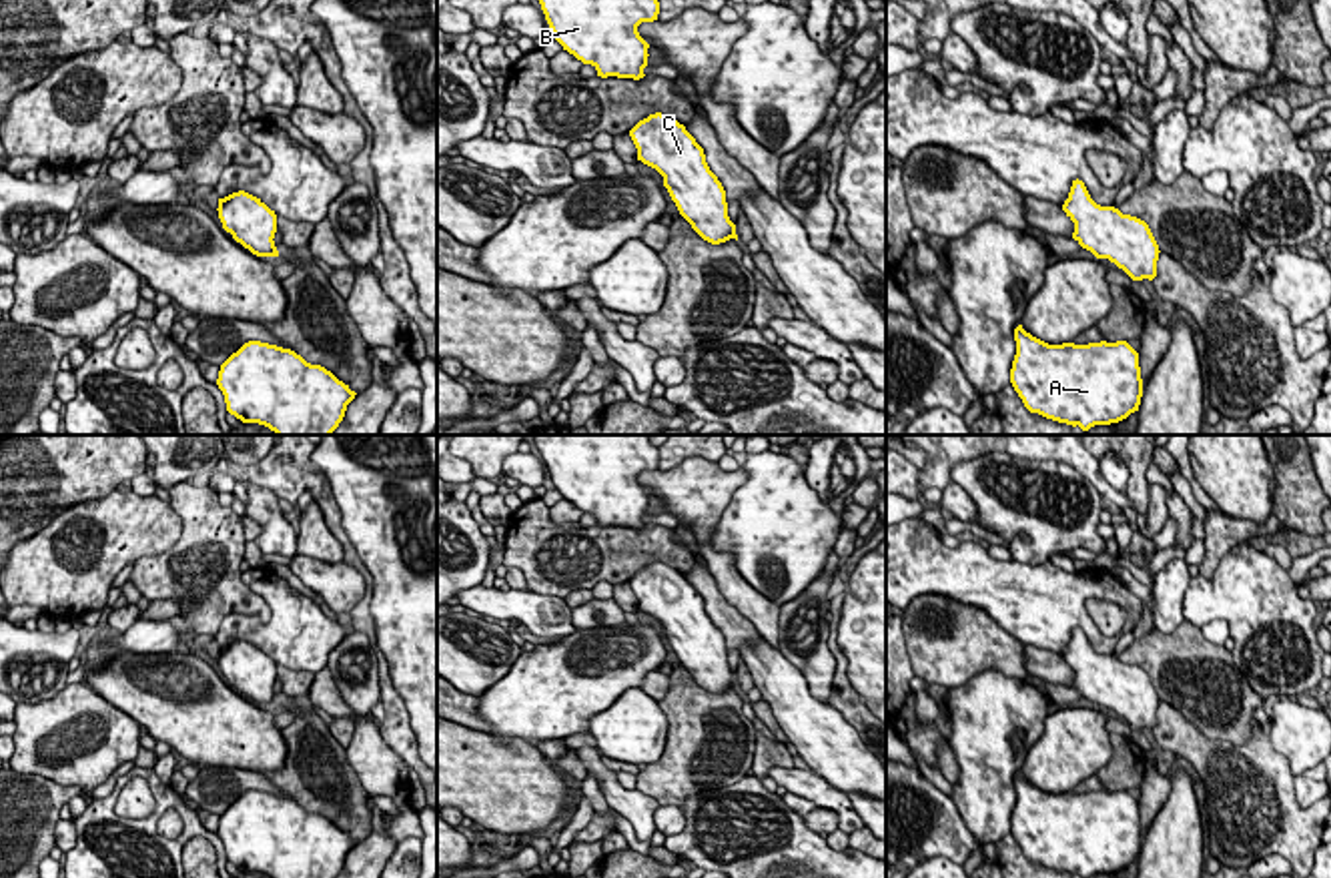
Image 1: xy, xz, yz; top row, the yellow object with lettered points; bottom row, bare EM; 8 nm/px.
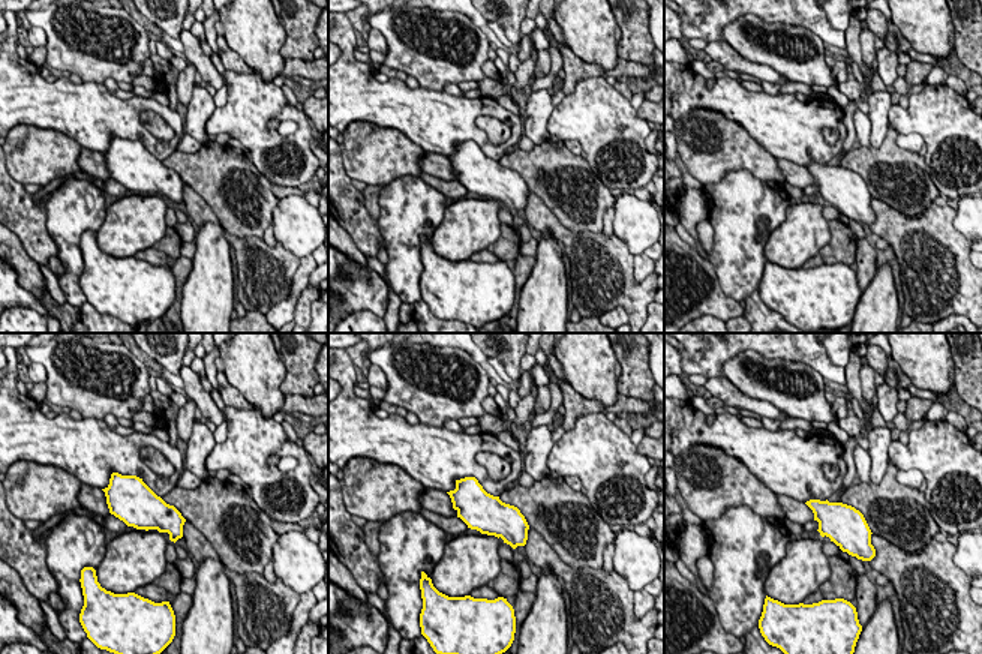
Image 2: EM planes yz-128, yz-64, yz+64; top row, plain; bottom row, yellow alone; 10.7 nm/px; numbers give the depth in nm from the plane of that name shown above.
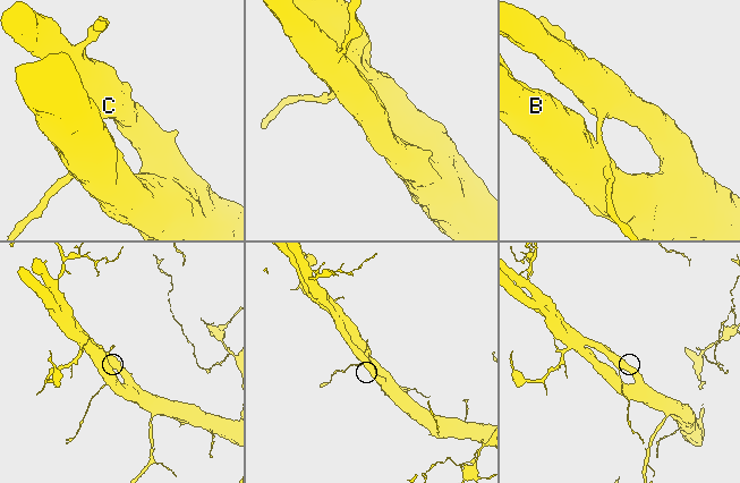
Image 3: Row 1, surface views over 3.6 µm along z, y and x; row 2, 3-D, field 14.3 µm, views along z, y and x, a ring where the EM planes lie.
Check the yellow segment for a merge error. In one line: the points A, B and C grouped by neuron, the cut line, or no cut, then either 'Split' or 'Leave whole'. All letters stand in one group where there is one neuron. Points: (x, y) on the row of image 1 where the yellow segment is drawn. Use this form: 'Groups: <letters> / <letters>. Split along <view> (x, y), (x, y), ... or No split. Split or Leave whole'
Groups: A B C. No split. Leave whole

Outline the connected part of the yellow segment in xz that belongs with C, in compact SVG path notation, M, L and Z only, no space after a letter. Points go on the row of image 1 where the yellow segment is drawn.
M655 112L639 120L629 136L637 160L663 176L672 200L692 229L708 243L738 241L728 216L726 190L706 162L704 148L678 120Z

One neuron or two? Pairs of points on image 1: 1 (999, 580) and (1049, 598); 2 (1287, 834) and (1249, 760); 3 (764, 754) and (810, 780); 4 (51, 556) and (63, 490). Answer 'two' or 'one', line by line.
1: one
2: one
3: two
4: two

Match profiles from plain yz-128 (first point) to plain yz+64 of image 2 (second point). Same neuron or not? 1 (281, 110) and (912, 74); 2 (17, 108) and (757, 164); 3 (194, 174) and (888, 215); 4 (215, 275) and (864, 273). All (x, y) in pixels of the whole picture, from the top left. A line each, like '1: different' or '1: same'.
1: different
2: different
3: different
4: different

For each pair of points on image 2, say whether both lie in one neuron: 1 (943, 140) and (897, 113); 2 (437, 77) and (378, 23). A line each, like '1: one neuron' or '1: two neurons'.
1: one neuron
2: one neuron

